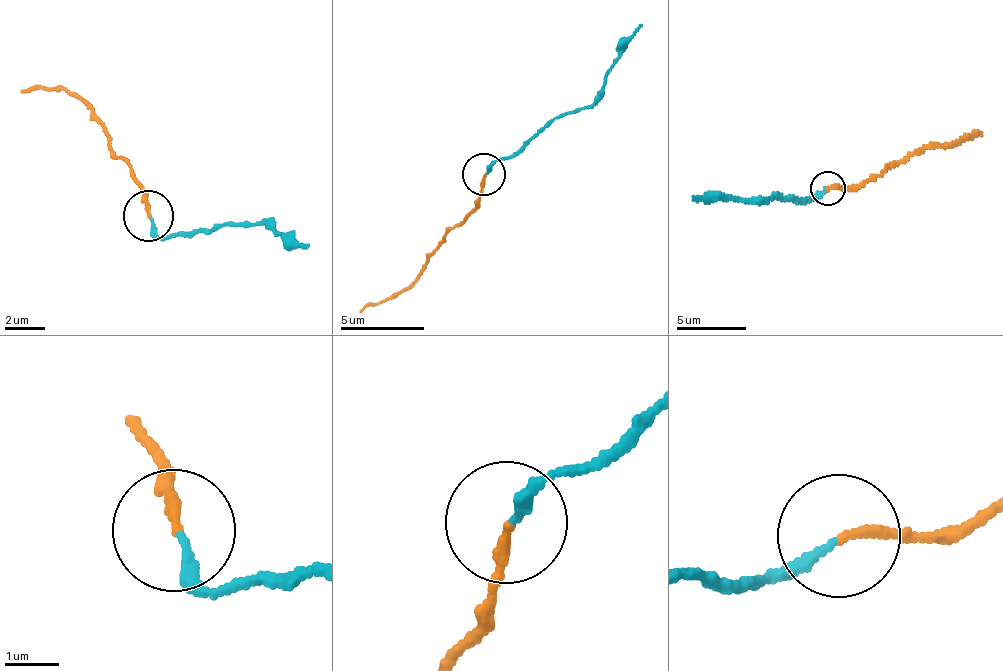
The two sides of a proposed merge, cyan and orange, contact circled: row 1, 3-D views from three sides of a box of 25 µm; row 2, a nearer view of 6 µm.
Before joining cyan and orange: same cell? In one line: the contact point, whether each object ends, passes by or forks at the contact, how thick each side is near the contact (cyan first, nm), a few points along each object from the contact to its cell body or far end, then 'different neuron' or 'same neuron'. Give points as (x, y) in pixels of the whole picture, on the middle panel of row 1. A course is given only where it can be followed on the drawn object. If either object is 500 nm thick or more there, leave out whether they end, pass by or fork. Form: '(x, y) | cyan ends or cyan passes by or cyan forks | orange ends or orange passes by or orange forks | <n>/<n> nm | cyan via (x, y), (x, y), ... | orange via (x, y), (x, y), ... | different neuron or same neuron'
(484, 174) | cyan ends | orange ends | 170/190 nm | cyan via (485, 175), (501, 158), (518, 153), (559, 115), (585, 110), (603, 87), (616, 50), (643, 23) | orange via (485, 175), (481, 208), (445, 234), (425, 271), (360, 313) | same neuron

